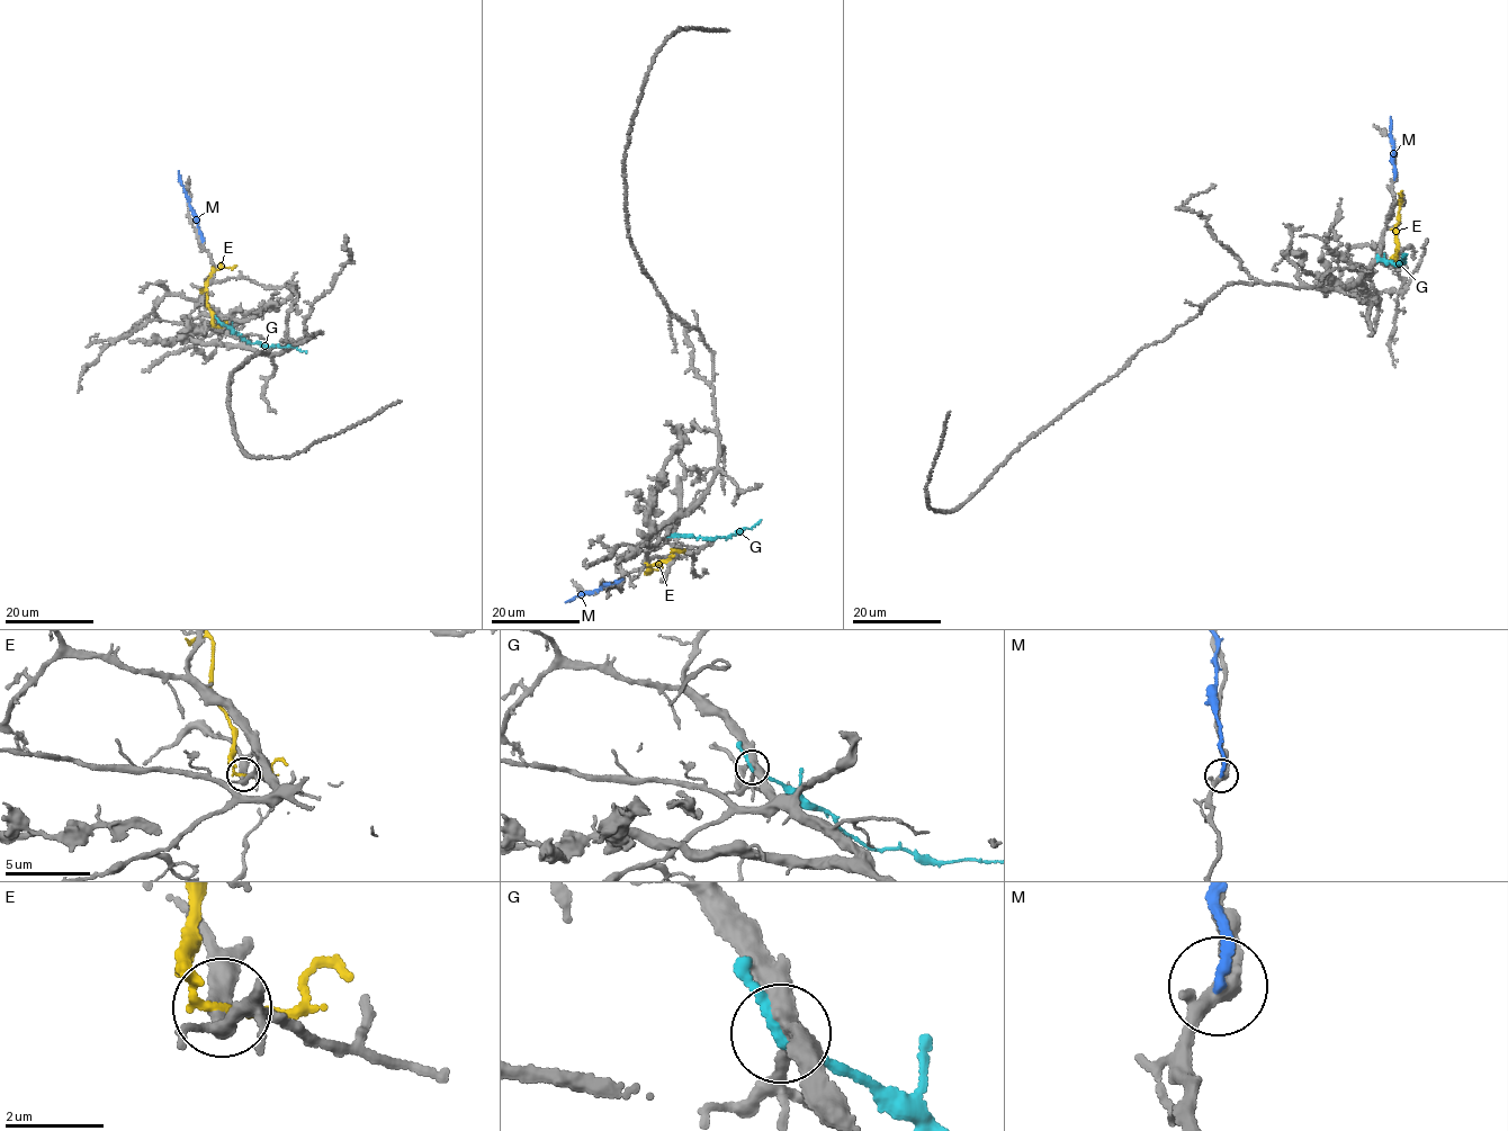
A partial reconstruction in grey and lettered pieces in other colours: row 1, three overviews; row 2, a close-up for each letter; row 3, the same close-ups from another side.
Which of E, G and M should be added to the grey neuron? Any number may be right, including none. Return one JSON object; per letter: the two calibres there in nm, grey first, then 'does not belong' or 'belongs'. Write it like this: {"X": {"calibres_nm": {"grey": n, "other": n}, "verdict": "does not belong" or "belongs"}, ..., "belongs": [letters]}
{"E": {"calibres_nm": {"grey": 280, "other": 180}, "verdict": "does not belong"}, "G": {"calibres_nm": {"grey": 400, "other": 220}, "verdict": "does not belong"}, "M": {"calibres_nm": {"grey": 360, "other": 190}, "verdict": "does not belong"}, "belongs": []}

